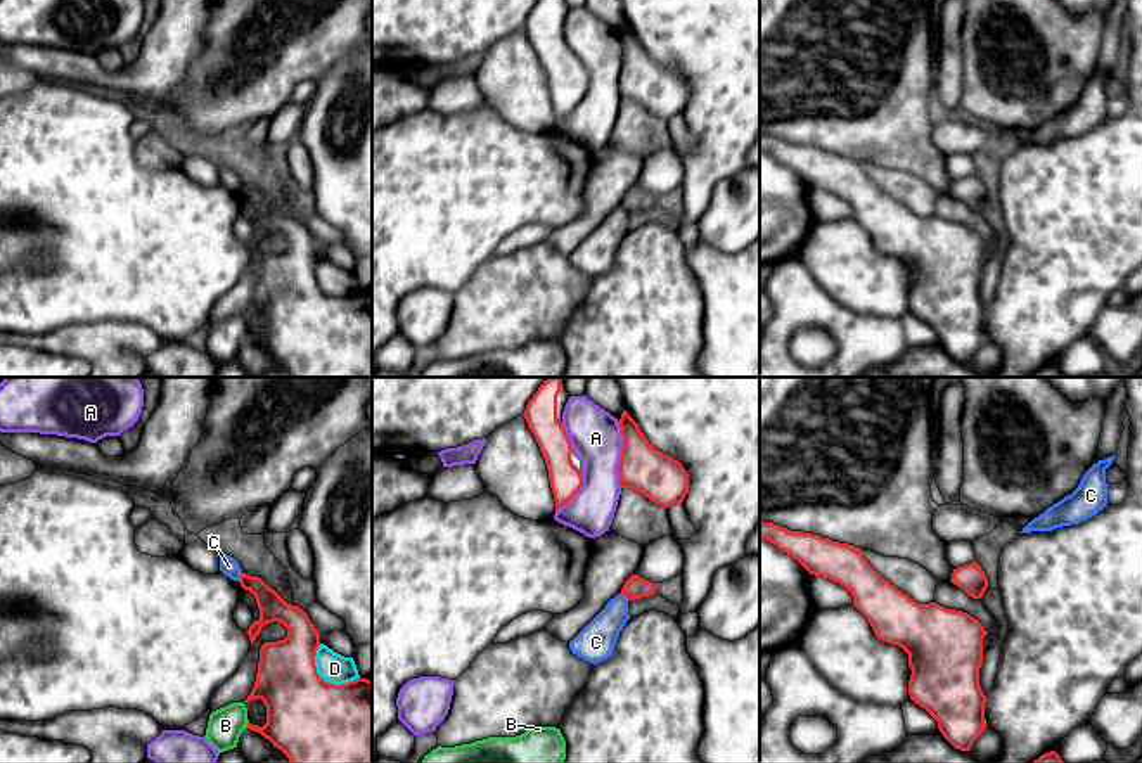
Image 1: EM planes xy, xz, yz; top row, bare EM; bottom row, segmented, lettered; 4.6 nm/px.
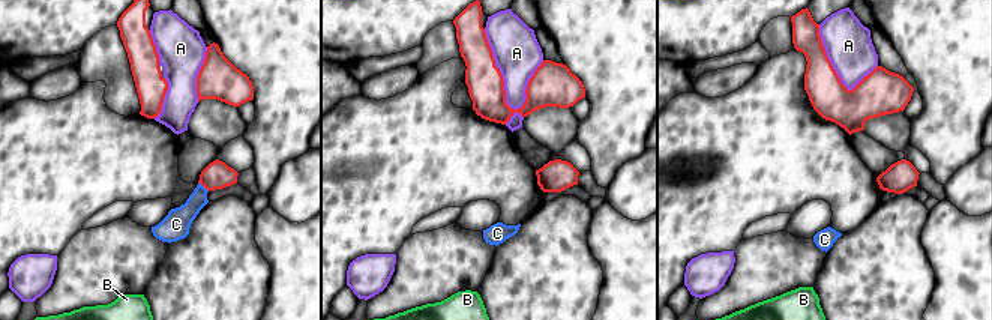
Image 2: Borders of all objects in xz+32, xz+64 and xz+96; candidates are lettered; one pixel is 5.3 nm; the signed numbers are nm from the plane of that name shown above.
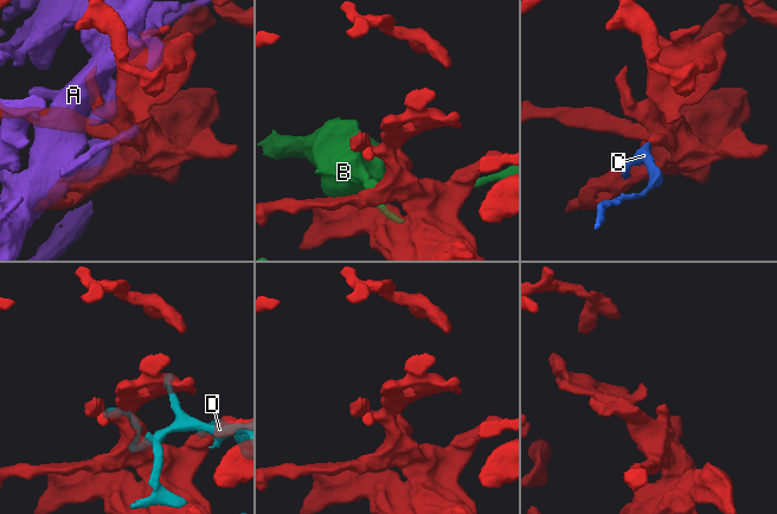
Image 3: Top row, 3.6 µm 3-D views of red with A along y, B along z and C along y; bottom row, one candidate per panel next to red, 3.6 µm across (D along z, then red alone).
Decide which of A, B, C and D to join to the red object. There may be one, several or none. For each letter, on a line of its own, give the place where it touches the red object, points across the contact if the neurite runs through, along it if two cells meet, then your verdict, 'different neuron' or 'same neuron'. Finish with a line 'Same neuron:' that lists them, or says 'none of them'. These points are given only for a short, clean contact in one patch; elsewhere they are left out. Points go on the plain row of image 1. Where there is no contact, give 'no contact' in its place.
A: meets red in xz at (622, 66); different neuron
B: meets red in xy at (248, 338); different neuron
C: meets red in xy at (241, 189); border along xy (243, 185), (237, 192); different neuron
D: meets red in xy at (324, 293); different neuron
Same neuron: none of them

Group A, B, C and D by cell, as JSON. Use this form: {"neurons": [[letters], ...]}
{"neurons": [["A"], ["B"], ["C"], ["D"]]}

